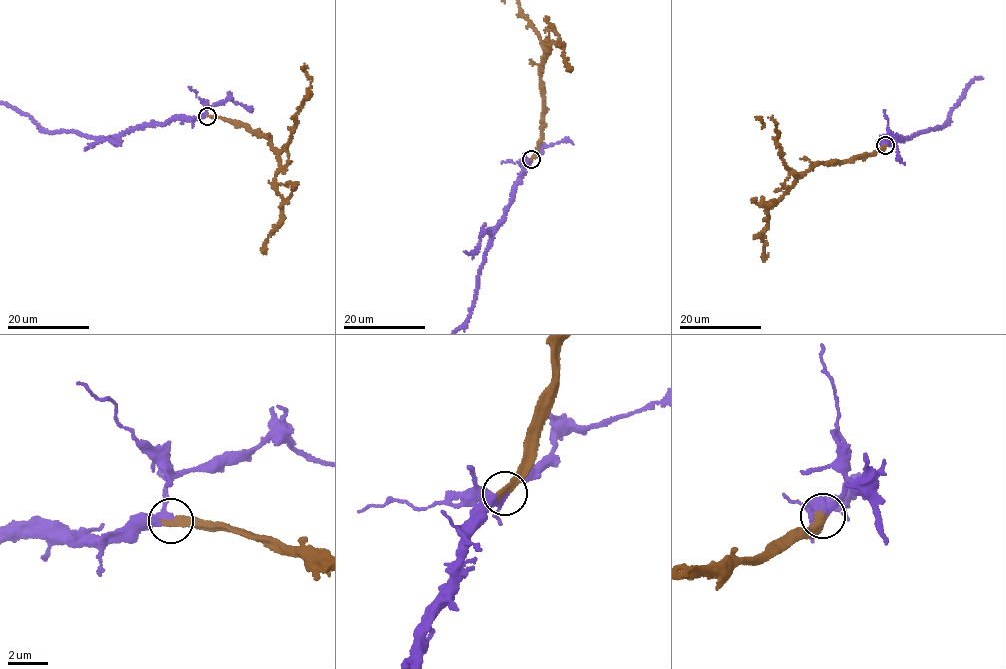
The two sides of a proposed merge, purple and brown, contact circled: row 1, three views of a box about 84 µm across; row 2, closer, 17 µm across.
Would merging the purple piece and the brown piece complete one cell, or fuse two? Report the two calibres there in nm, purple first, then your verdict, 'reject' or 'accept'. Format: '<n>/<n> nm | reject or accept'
280/420 nm | accept

